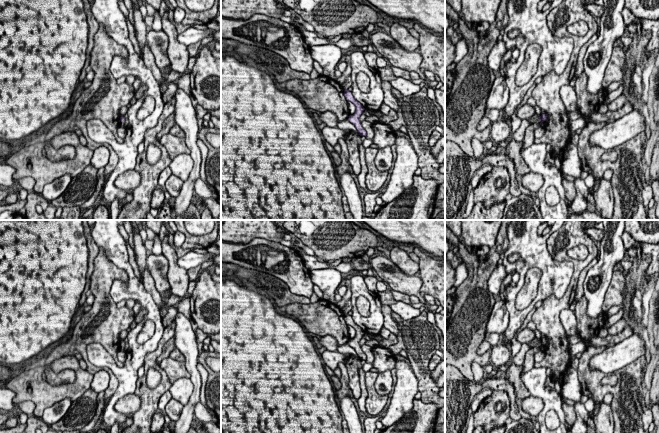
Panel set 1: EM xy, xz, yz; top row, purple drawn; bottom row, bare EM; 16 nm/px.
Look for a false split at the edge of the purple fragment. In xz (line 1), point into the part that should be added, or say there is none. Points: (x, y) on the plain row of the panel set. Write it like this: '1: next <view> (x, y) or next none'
1: next none

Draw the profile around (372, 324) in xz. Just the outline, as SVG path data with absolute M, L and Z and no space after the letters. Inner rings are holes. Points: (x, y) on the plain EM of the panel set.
M353 276L350 280L351 304L353 321L368 334L379 334L384 327L384 315L382 312L382 303L377 301L378 294L370 291L362 276ZM359 296L364 296L370 302L370 315L362 316L357 309L356 300Z

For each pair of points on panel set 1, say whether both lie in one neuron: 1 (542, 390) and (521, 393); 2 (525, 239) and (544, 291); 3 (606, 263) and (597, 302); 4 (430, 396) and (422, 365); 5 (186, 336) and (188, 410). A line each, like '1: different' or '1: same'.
1: different
2: same
3: same
4: same
5: same

